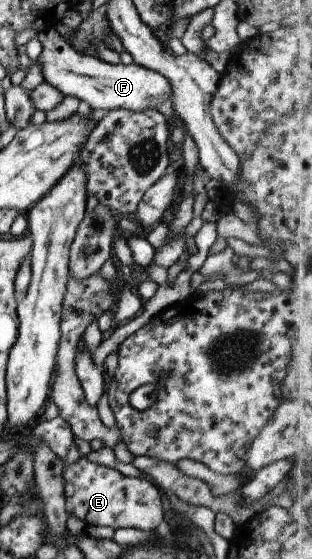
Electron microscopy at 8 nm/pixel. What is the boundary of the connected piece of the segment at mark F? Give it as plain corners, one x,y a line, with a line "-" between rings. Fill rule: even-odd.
50,29
41,37
42,49
37,59
31,63
39,63
43,82
60,91
63,96
73,96
91,111
102,112
113,109
129,109
143,111
156,109
170,96
169,79
157,71
137,65
110,64
99,58
76,51
57,33

